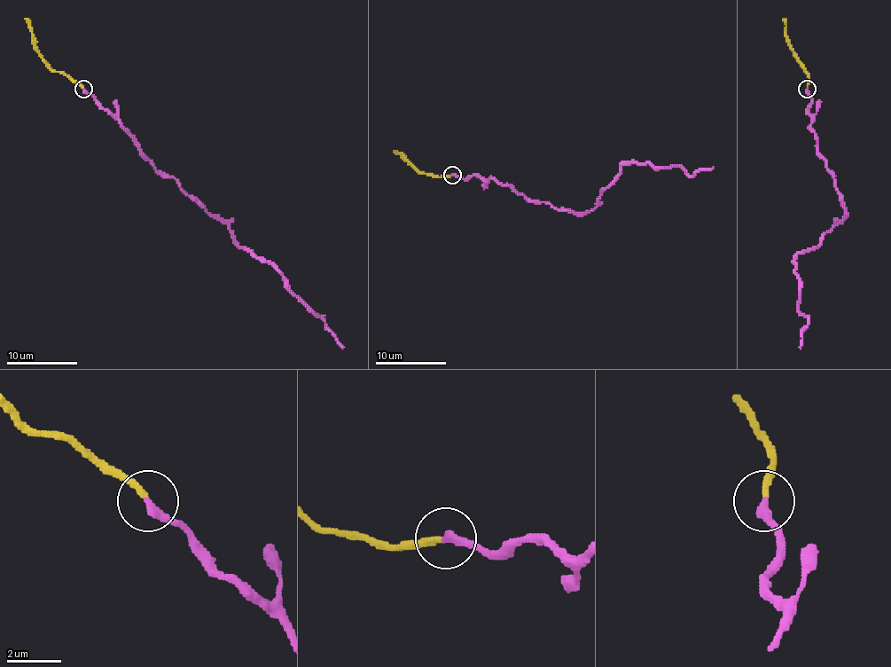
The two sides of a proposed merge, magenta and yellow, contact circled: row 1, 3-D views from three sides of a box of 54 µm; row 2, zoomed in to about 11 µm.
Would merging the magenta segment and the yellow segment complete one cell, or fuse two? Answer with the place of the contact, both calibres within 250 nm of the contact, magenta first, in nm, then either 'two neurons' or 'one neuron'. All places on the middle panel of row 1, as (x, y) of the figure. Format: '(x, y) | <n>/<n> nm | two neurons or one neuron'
(452, 175) | 320/240 nm | one neuron

